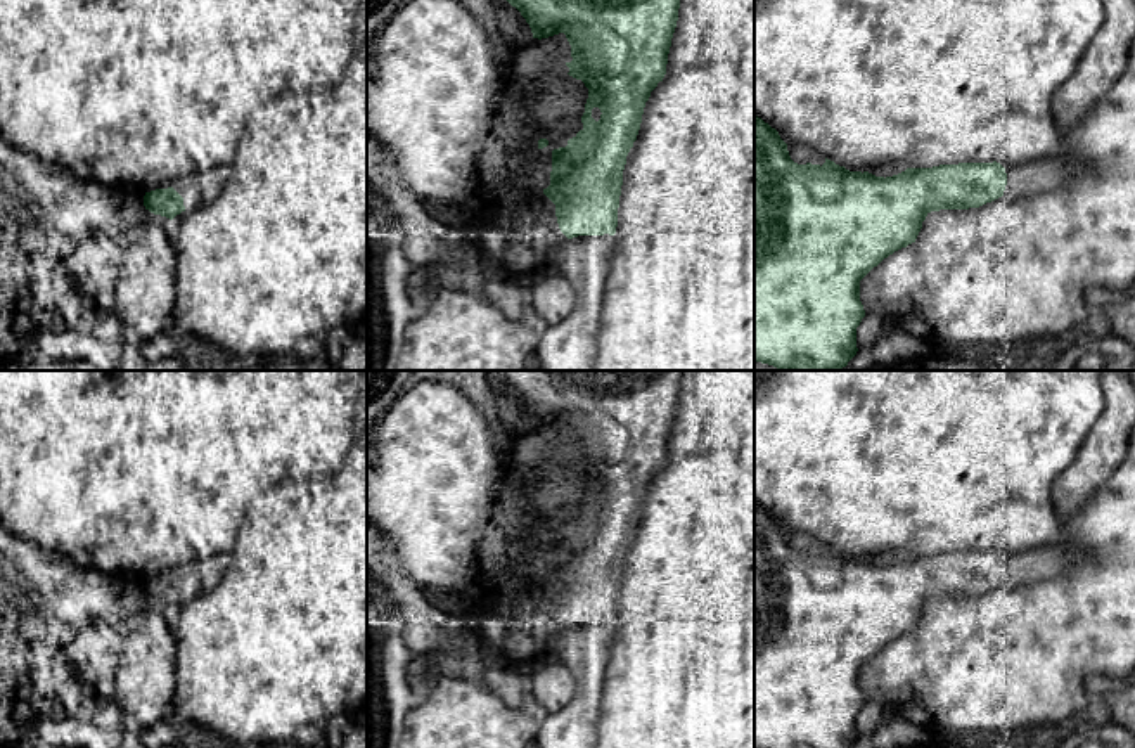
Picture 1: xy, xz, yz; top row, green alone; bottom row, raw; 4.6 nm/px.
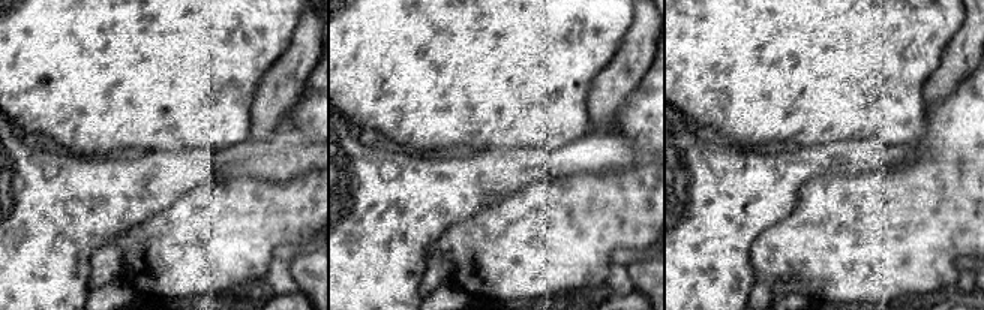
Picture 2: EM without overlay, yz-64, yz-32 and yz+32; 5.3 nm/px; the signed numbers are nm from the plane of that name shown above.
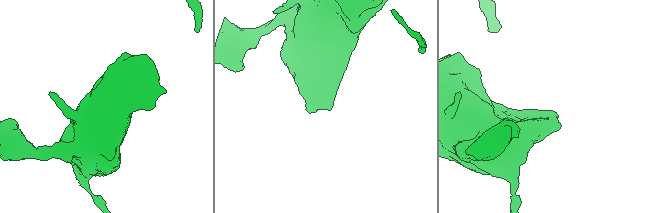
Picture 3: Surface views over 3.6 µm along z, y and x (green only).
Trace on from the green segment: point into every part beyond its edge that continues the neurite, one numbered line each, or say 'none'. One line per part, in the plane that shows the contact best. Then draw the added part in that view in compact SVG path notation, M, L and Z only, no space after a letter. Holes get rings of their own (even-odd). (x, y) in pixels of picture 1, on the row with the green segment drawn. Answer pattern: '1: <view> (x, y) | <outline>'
1: xz (570, 345) | M609 234L578 235L561 248L555 272L573 286L576 305L561 322L545 326L533 353L536 371L593 371L612 251Z

